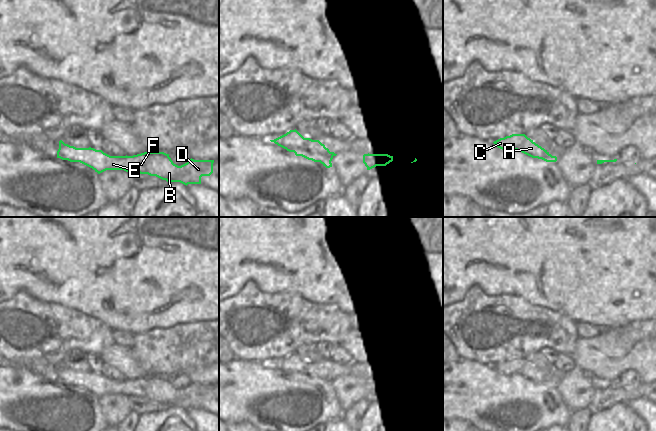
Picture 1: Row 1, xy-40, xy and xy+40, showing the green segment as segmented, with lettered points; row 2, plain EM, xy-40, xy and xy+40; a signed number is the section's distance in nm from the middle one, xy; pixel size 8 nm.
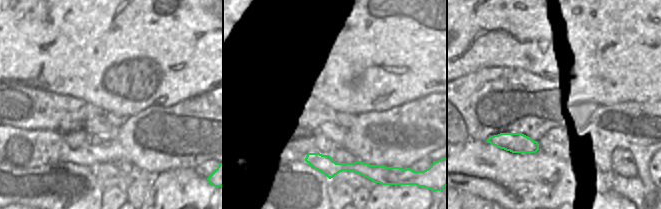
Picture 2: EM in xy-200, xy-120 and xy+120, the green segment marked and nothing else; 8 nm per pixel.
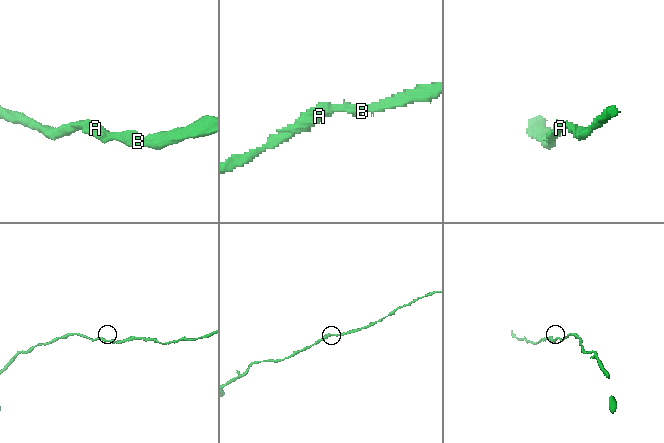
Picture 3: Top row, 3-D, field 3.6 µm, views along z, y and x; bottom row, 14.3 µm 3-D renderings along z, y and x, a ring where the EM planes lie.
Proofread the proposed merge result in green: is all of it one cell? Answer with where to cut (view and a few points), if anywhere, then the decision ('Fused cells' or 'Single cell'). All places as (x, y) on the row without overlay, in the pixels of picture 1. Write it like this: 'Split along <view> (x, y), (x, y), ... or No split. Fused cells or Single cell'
No split. Single cell.

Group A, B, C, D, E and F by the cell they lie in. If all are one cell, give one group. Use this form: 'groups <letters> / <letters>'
groups A B C D E F

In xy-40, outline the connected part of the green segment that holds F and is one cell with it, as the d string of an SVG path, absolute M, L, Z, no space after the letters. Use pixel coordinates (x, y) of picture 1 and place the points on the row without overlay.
M59 365L57 382L70 386L80 386L98 398L106 394L124 394L156 400L167 406L180 406L184 409L201 408L202 400L213 397L214 384L194 384L178 390L169 378L164 376L144 376L133 380L110 380L94 372L76 372Z

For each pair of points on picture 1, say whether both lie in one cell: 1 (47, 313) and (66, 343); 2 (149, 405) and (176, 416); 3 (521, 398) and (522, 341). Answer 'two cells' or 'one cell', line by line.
1: one cell
2: two cells
3: two cells

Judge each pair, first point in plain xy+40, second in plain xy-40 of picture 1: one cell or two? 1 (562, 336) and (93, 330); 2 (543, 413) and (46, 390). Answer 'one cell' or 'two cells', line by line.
1: one cell
2: one cell

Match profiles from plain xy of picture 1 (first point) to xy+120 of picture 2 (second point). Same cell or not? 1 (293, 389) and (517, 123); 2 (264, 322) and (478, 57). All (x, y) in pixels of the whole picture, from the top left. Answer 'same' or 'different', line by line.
1: different
2: different

